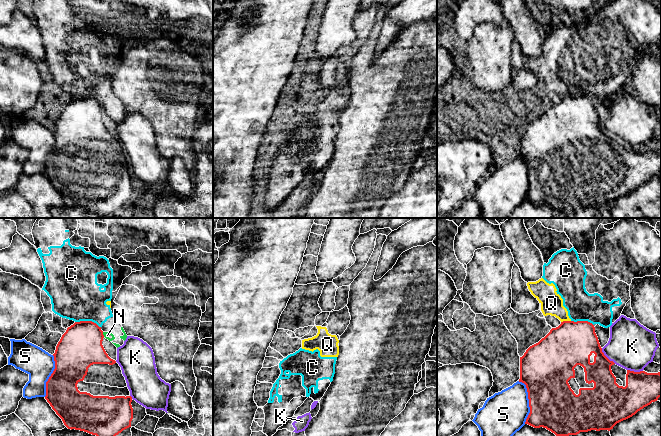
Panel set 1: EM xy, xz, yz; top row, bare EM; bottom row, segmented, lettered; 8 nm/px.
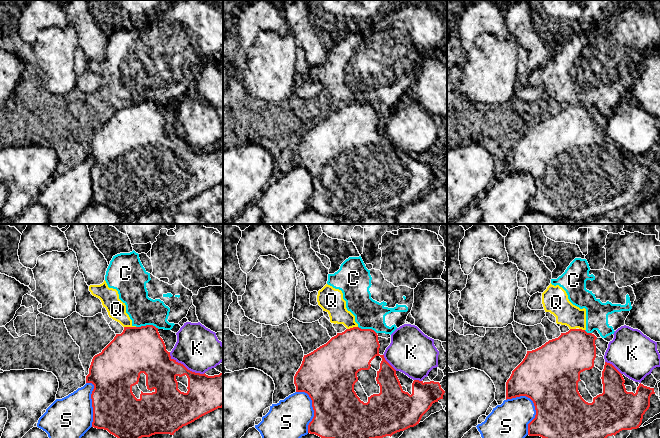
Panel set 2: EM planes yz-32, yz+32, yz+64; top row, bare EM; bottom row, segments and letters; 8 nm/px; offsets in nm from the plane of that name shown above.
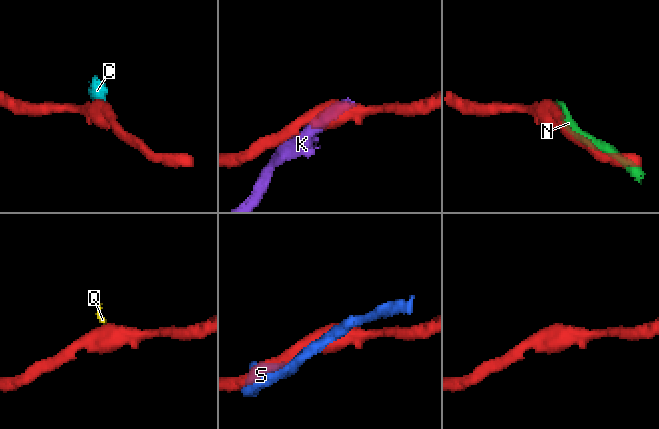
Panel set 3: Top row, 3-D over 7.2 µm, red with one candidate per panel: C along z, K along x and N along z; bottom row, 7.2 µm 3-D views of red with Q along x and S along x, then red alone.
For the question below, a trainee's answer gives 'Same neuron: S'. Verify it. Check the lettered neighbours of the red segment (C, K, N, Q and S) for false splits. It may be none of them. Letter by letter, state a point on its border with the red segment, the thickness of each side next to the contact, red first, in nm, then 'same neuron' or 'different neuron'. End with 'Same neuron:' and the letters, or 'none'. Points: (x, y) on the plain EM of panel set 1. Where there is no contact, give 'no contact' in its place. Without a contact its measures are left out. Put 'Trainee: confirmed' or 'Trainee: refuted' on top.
Trainee: refuted
C: xy (88, 97) | 340/400 nm | different neuron
K: yz (606, 133) | 280/380 nm | different neuron
N: xy (102, 110) | 340/60 nm | different neuron
Q: yz (565, 97) | 360/180 nm | different neuron
S: yz (529, 177) | 380/360 nm | different neuron
Same neuron: none

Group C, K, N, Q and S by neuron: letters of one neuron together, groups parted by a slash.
C N Q / K / S

